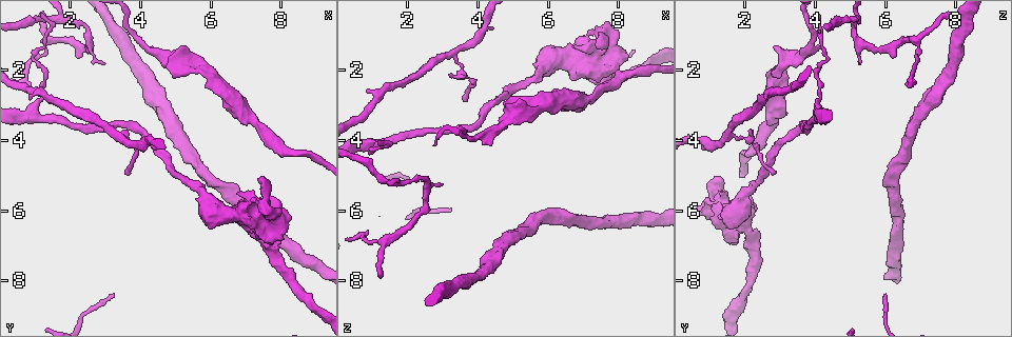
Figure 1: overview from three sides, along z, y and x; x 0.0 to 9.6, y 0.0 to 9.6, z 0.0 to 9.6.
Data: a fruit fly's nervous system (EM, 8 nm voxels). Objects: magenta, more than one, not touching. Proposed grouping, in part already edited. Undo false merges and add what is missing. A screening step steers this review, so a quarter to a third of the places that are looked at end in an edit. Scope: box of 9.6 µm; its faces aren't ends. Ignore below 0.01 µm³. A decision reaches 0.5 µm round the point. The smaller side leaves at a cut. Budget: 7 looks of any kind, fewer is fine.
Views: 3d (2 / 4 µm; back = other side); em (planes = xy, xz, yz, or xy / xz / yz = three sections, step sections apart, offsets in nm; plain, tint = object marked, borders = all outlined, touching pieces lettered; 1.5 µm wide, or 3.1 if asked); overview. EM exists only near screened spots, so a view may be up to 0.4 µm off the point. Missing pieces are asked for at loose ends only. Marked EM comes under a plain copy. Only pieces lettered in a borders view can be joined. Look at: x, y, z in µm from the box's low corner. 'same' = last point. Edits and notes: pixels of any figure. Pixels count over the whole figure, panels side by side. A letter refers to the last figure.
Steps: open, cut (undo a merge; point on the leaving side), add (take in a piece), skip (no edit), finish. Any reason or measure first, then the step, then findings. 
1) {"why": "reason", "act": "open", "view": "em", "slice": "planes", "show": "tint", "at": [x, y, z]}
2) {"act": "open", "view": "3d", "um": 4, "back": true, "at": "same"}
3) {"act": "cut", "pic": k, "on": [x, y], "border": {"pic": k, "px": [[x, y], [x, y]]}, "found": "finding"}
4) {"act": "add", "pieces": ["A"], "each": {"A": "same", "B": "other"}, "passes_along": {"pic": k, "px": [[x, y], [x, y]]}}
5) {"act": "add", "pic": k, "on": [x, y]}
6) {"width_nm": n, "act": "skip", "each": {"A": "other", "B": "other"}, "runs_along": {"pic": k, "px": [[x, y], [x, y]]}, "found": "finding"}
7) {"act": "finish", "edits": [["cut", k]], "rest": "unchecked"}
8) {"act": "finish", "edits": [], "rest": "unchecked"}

{"why": "side arm on a straight run", "act": "open", "view": "em", "slice": "yz", "step": 8, "show": "tint", "at": [0.95, 3.30, 4.10]}

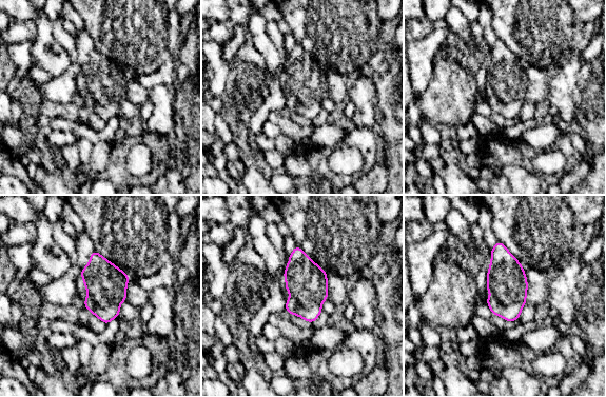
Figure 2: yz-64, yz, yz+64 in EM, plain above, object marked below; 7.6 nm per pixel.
{"act": "open", "view": "em", "slice": "planes", "show": "borders", "at": "same"}

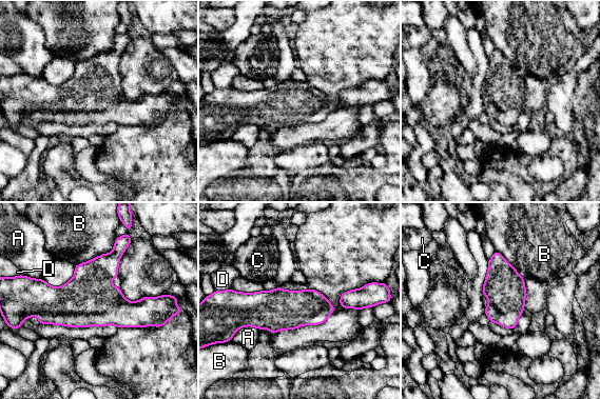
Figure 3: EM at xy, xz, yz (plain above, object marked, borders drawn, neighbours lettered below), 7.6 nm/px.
{"width_nm": 300, "act": "skip", "each": {"A": "other", "B": "other", "C": "other", "D": "other"}, "found": "one cell here"}

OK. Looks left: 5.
{"why": "three arms meet", "act": "open", "view": "3d", "um": 4, "at": [1.35, 1.05, 6.85]}

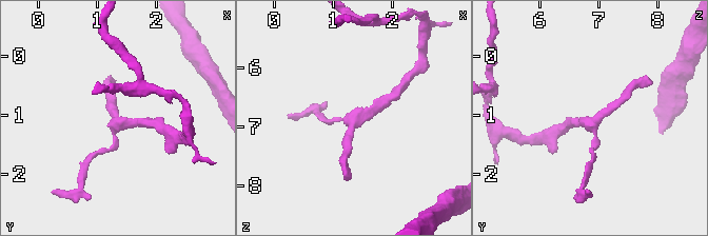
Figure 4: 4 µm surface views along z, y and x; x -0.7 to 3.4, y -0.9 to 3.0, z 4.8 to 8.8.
{"act": "open", "view": "em", "slice": "planes", "show": "borders", "at": [1.40, 1.15, 6.80]}

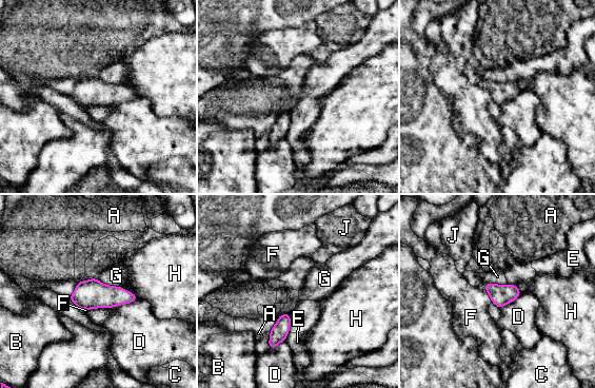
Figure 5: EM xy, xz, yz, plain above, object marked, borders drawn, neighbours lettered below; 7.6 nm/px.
{"width_nm": 160, "act": "skip", "each": {"A": "other", "B": "other", "C": "other", "D": "other", "E": "other", "F": "other", "G": "other", "H": "other", "J": "other"}, "border": {"pic": 5, "px": [[482, 286], [492, 302]]}, "found": "continuous, no second cell"}

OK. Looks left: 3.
{"why": "sharp bend", "act": "open", "view": "em", "slice": "yz", "step": 4, "show": "tint", "at": [2.50, 0.90, 5.15]}

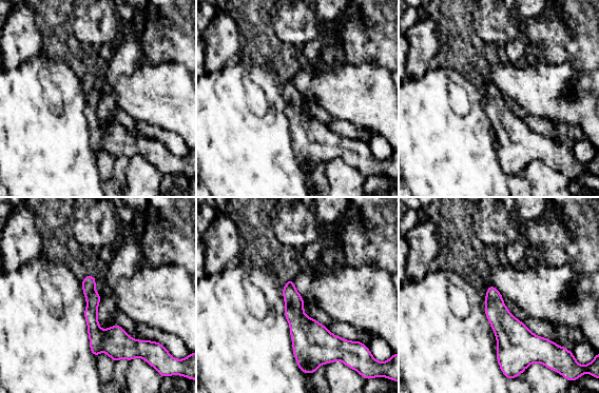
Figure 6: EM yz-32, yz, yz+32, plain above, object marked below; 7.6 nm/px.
{"why": "cut it another way", "act": "open", "view": "em", "slice": "planes", "show": "tint", "at": "same"}

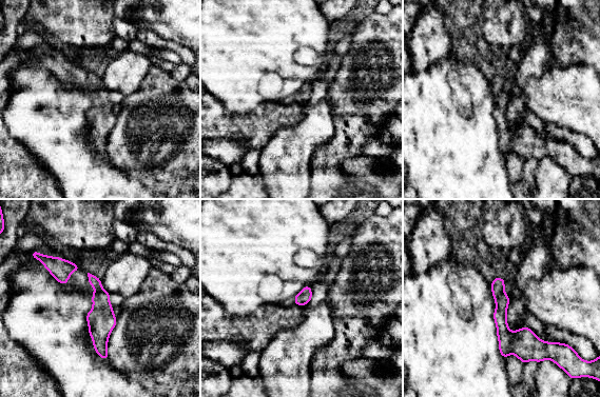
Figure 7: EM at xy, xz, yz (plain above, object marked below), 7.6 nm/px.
{"why": "what lies round it", "act": "open", "view": "em", "slice": "planes", "show": "borders", "at": "same"}

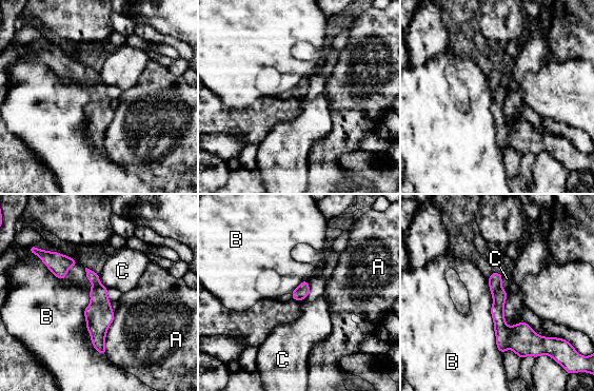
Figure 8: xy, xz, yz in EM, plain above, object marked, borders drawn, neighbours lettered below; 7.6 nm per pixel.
{"longest_contact_nm": ["B", 550], "act": "skip", "each": {"A": "other", "B": "other", "C": "other"}, "found": "continuous, no second cell"}

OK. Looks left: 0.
{"act": "finish", "edits": [], "rest": "unchecked"}

